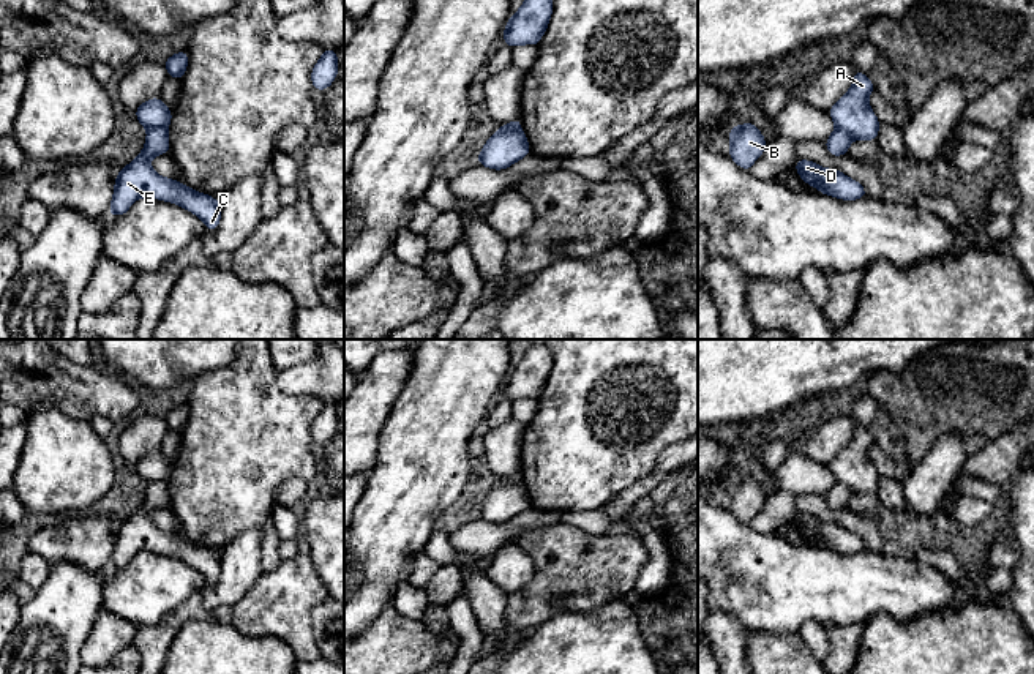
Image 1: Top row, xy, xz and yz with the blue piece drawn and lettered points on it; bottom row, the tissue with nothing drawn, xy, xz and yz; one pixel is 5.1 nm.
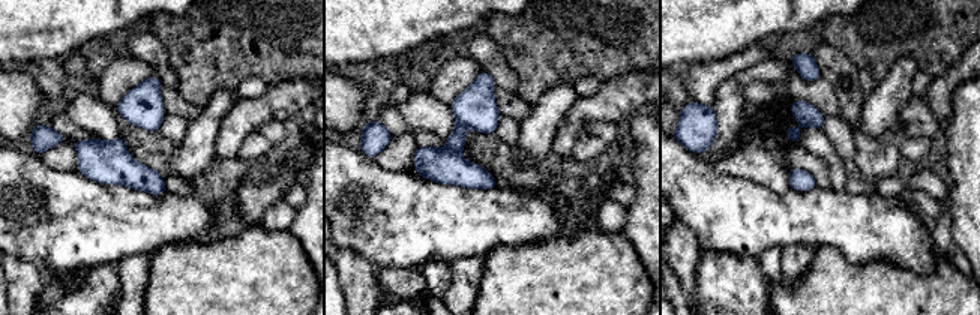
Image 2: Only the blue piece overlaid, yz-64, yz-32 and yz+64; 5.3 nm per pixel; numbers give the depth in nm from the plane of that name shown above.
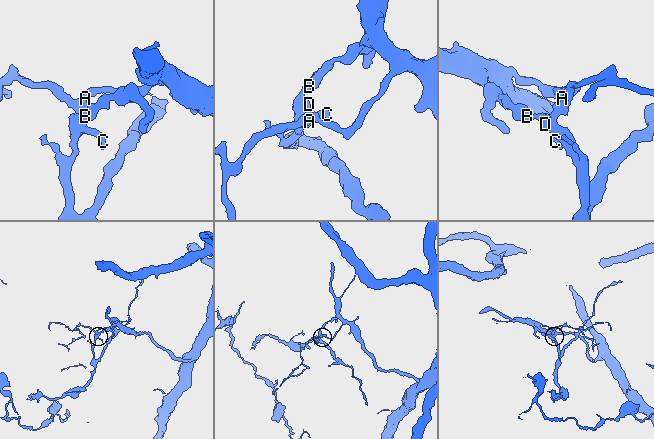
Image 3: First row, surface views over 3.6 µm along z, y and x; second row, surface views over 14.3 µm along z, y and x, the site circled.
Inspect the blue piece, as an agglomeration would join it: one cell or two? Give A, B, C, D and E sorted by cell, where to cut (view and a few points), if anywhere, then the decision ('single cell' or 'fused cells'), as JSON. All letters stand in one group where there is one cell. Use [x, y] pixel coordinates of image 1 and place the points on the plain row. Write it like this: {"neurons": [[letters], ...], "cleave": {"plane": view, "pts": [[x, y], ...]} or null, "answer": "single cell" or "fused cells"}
{"neurons": [["A"], ["B", "C", "D", "E"]], "cleave": {"plane": "xy", "pts": [[166, 480], [157, 480], [149, 485]]}, "answer": "fused cells"}

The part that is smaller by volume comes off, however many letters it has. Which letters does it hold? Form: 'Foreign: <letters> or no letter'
Foreign: B, C, D, E

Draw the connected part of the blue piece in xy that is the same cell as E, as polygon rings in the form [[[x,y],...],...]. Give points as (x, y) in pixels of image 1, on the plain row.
[[[167,481],[147,486],[144,504],[115,530],[109,568],[125,568],[134,554],[153,551],[193,565],[207,584],[215,584],[221,575],[221,557],[213,549],[194,545],[174,532],[164,532],[152,522],[150,513],[169,504]]]

